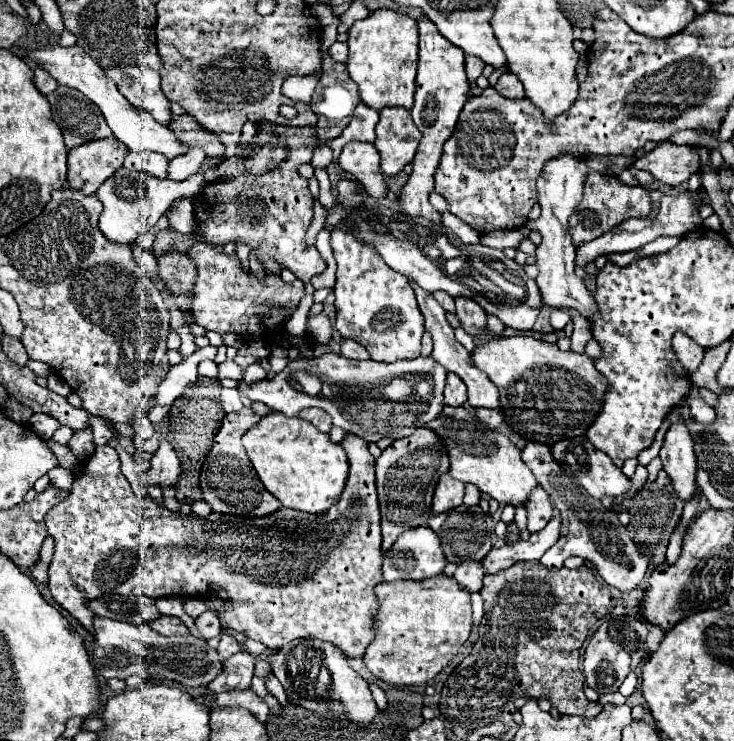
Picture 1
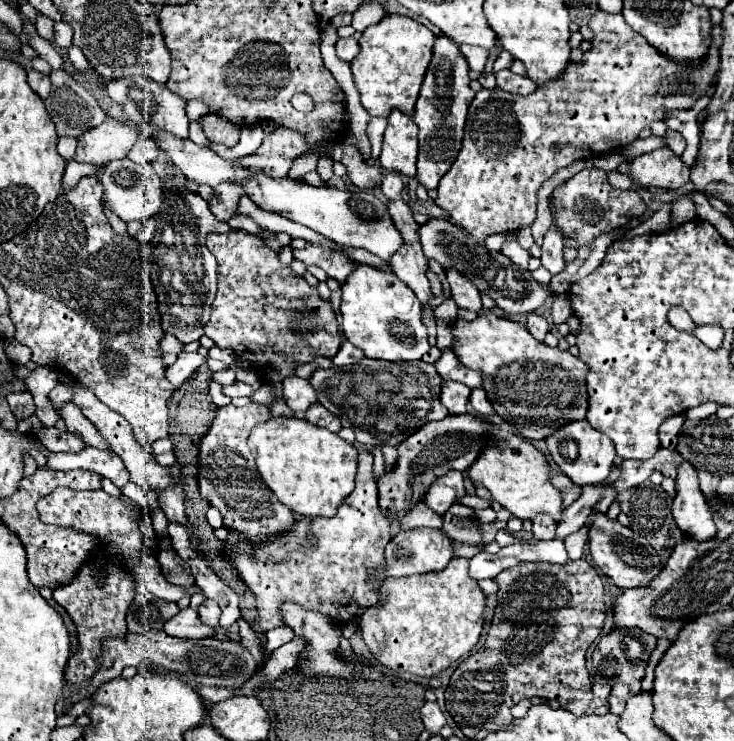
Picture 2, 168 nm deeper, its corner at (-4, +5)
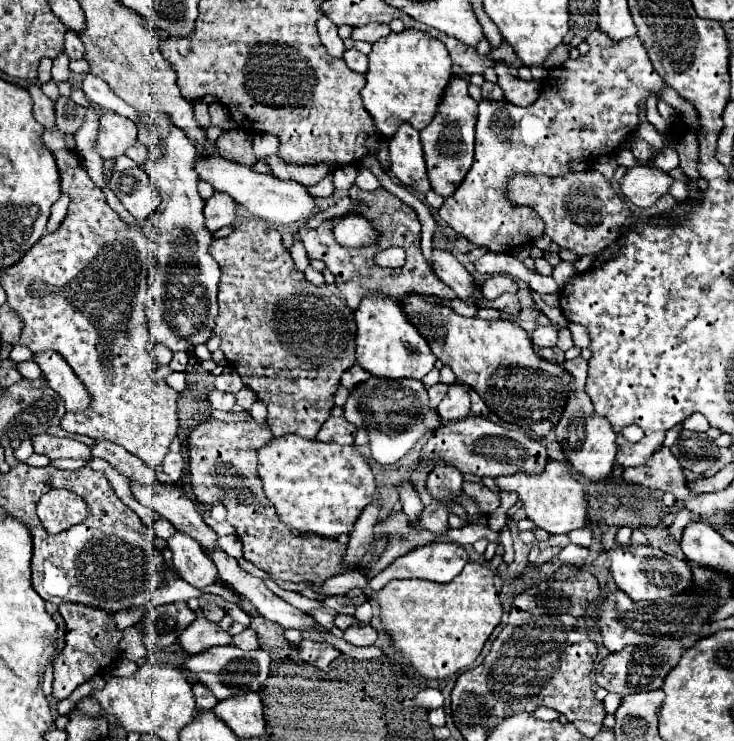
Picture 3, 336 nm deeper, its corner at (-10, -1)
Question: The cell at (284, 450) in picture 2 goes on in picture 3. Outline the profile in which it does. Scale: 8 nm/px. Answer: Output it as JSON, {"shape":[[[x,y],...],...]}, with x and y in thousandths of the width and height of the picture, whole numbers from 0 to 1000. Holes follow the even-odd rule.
{"shape":[[[403,586],[373,591],[368,599],[351,607],[351,642],[357,648],[362,672],[371,677],[371,683],[376,686],[376,694],[392,713],[406,715],[411,721],[431,721],[431,723],[455,726],[455,729],[482,715],[482,707],[490,699],[493,688],[510,675],[510,667],[512,667],[510,640],[482,602],[414,594]]]}

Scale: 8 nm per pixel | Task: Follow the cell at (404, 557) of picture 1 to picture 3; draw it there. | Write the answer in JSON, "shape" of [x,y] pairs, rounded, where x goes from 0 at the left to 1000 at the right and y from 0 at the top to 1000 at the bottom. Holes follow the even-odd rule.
{"shape":[[[589,731],[580,737],[564,740],[561,745],[540,753],[523,772],[518,772],[512,780],[507,780],[501,785],[501,794],[507,799],[515,799],[526,791],[526,785],[531,785],[537,780],[575,780],[575,783],[586,783],[586,785],[613,785],[635,764],[635,758],[638,758],[638,745],[627,734]]]}

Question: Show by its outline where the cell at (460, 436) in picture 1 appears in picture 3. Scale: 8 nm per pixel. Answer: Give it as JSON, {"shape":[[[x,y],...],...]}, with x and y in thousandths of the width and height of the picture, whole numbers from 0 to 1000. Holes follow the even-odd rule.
{"shape":[[[749,621],[741,632],[738,640],[698,640],[698,642],[684,642],[676,645],[678,659],[692,661],[692,664],[706,664],[708,677],[717,688],[717,696],[733,710],[741,713],[749,721],[774,721],[779,715],[796,713],[798,704],[804,702],[801,696],[801,672],[796,656],[782,645],[779,634],[766,626]]]}

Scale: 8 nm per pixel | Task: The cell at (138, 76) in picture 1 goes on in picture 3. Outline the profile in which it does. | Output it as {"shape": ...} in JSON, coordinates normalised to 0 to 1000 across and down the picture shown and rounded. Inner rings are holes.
{"shape":[[[191,157],[191,167],[188,167],[188,186],[204,202],[196,229],[204,238],[207,248],[221,262],[221,275],[193,305],[202,324],[213,332],[213,364],[204,367],[199,429],[202,429],[202,443],[204,443],[204,453],[210,462],[229,467],[234,475],[262,475],[267,470],[267,464],[275,464],[289,453],[292,429],[297,424],[294,394],[297,394],[300,362],[283,340],[283,332],[289,327],[289,316],[278,305],[278,289],[275,289],[278,270],[272,267],[270,256],[267,256],[270,238],[267,238],[262,221],[267,221],[270,205],[267,205],[264,194],[253,186],[253,181],[245,173],[234,170],[226,157],[213,157],[210,165],[213,167],[204,170],[204,162],[199,157]]]}

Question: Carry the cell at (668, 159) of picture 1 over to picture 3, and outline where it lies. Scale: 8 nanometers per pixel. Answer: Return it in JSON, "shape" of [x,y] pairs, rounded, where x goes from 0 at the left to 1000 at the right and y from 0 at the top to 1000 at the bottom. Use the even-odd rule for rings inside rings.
{"shape":[[[864,224],[845,243],[847,265],[856,267],[869,281],[888,278],[902,262],[910,259],[918,243],[896,227],[888,224]]]}

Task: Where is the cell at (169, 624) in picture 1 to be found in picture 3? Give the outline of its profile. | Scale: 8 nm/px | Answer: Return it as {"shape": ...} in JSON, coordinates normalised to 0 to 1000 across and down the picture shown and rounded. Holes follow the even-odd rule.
{"shape":[[[270,831],[270,837],[264,837],[262,845],[256,845],[245,856],[245,869],[253,880],[267,883],[267,880],[281,880],[283,874],[292,874],[292,872],[316,869],[316,858],[305,853],[294,839],[286,839],[278,831]]]}

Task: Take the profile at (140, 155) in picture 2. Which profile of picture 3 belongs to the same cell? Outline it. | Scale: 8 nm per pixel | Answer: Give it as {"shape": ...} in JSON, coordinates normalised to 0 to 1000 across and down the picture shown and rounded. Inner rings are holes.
{"shape":[[[188,189],[185,194],[180,194],[180,200],[174,200],[172,211],[180,213],[183,219],[188,219],[188,221],[196,221],[196,216],[202,213],[202,200]]]}

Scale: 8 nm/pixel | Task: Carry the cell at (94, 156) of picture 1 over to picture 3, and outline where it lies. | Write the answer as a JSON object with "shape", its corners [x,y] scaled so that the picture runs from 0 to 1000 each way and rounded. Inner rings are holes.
{"shape":[[[144,151],[136,157],[136,175],[134,175],[134,205],[142,216],[147,213],[161,213],[166,211],[183,192],[185,192],[185,170],[158,154],[158,151]]]}

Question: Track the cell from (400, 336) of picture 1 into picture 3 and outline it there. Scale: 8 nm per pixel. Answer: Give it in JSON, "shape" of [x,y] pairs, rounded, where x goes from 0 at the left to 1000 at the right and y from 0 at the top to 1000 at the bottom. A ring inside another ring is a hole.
{"shape":[[[501,397],[485,418],[485,437],[485,489],[507,507],[526,513],[575,513],[591,497],[594,480],[583,472],[583,462],[553,432],[548,410],[540,402]]]}

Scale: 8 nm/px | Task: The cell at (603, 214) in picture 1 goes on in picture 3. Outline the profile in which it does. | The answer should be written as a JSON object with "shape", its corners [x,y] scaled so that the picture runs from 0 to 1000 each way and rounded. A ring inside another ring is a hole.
{"shape":[[[812,229],[774,232],[774,238],[714,238],[714,232],[708,232],[692,243],[692,265],[698,275],[714,275],[733,286],[752,327],[785,343],[820,340],[845,318],[850,300],[858,294],[856,275]]]}

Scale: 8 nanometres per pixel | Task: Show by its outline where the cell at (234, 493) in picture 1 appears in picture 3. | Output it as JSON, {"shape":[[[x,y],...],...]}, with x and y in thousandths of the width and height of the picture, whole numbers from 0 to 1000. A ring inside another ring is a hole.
{"shape":[[[278,567],[275,572],[270,572],[259,586],[256,586],[256,613],[259,613],[259,623],[256,623],[256,640],[259,640],[259,659],[264,664],[264,669],[275,677],[275,680],[308,680],[311,694],[308,702],[319,710],[327,731],[332,734],[332,753],[338,758],[343,758],[349,767],[365,772],[368,777],[376,777],[381,783],[390,785],[420,785],[422,794],[433,802],[431,810],[441,810],[444,804],[436,804],[436,794],[439,788],[458,775],[469,775],[482,769],[482,764],[471,761],[469,750],[471,750],[471,734],[463,734],[460,729],[441,729],[436,723],[425,723],[425,721],[403,721],[398,718],[373,691],[373,686],[368,683],[368,675],[362,675],[360,664],[357,664],[357,650],[349,640],[349,610],[362,602],[371,594],[371,583],[365,575],[351,575],[346,567],[341,570],[302,570],[302,567]]]}

